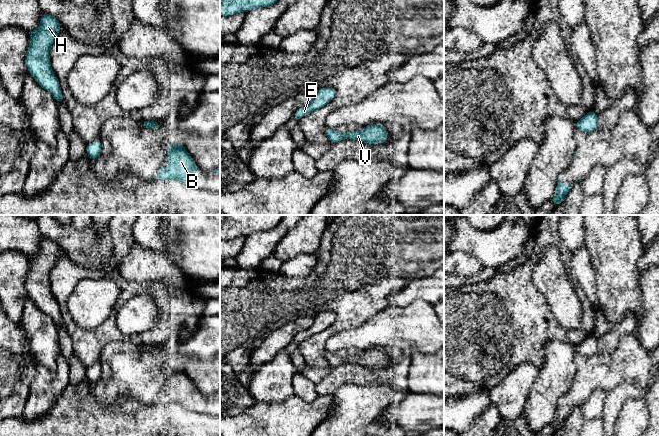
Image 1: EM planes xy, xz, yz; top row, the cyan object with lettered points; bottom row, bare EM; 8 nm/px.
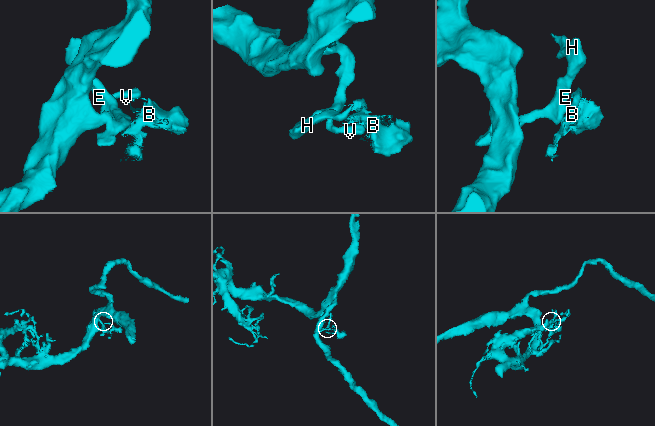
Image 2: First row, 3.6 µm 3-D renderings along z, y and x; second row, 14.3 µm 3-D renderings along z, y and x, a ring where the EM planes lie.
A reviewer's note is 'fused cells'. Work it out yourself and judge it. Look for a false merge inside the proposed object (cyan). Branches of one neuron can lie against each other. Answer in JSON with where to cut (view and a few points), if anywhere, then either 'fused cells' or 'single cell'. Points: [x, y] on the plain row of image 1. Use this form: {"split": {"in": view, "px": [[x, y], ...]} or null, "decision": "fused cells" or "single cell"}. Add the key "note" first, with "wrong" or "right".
{"note": "right", "split": {"in": "xz", "px": [[375, 347], [370, 349]]}, "decision": "fused cells"}

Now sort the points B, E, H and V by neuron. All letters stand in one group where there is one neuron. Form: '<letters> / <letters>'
B / E H V

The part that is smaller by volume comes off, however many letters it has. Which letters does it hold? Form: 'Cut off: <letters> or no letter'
Cut off: B

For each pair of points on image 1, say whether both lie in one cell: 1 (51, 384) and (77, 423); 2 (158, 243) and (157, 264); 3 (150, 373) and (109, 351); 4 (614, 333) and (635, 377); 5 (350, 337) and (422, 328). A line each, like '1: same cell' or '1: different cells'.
1: different cells
2: different cells
3: different cells
4: different cells
5: same cell

